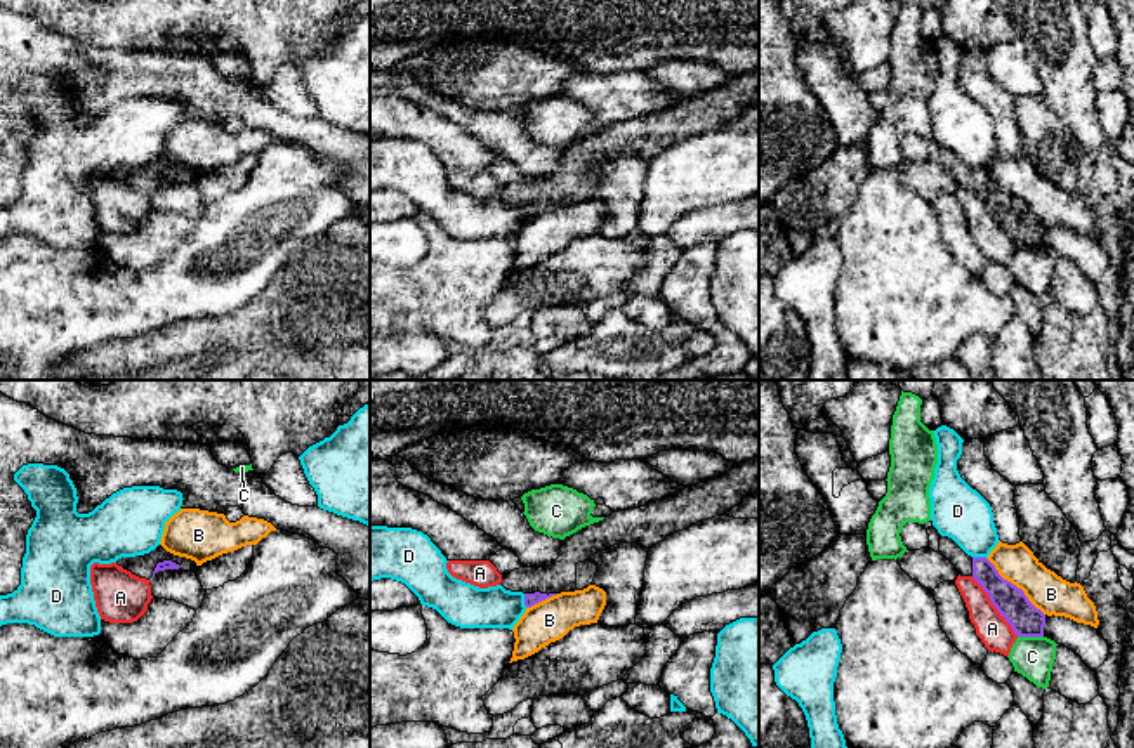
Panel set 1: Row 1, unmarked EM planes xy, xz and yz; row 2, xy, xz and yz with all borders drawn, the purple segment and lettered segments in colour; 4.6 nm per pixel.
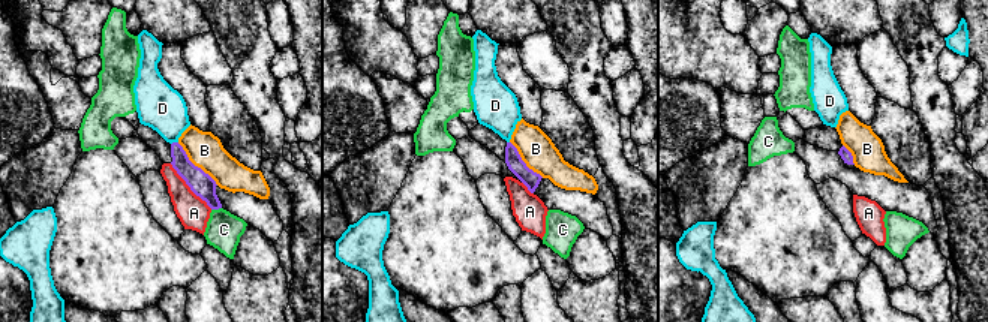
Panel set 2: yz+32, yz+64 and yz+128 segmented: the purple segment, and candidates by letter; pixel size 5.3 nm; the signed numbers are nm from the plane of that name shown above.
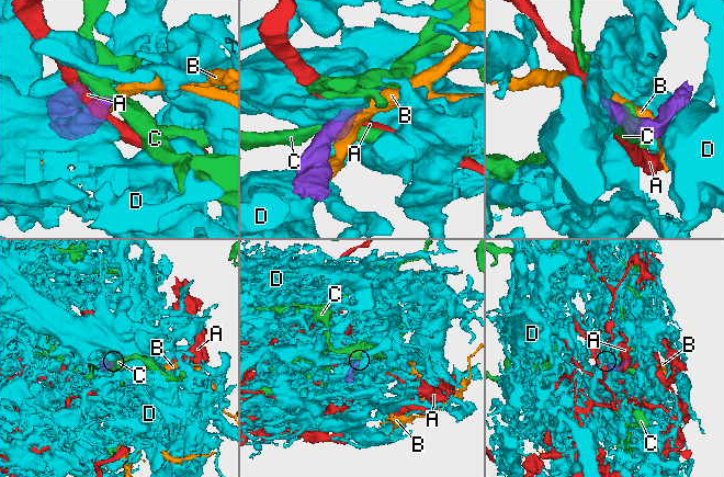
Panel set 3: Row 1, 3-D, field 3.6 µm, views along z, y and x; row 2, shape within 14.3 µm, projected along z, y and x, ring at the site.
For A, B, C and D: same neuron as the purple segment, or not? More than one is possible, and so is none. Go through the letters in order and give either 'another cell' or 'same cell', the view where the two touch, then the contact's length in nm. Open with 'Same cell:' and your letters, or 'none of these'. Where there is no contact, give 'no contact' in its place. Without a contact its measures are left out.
Same cell: none of these
A: another cell; contact in yz; length 360 nm
B: another cell; contact in yz; length 380 nm
C: another cell; contact in yz; length 120 nm
D: another cell; contact in xz; length 70 nm

